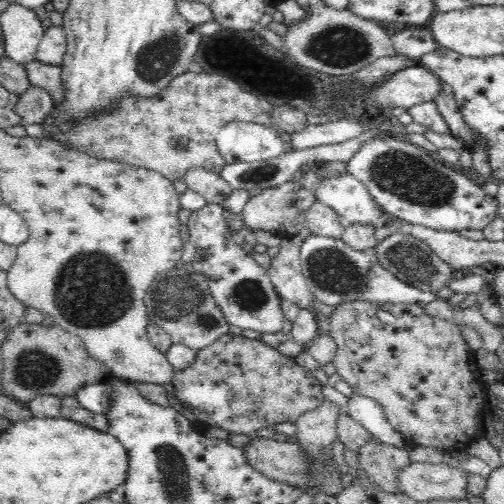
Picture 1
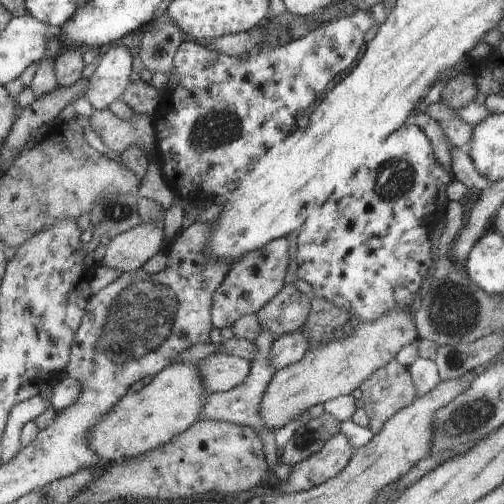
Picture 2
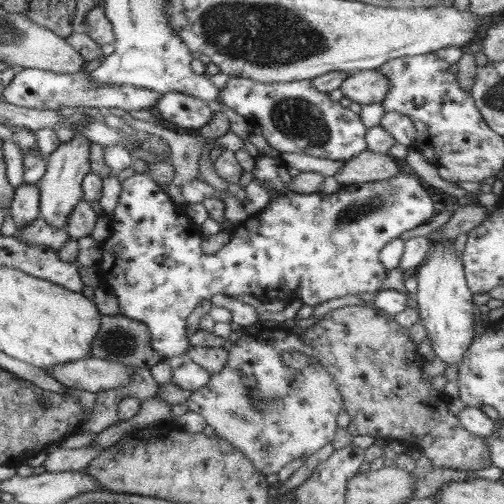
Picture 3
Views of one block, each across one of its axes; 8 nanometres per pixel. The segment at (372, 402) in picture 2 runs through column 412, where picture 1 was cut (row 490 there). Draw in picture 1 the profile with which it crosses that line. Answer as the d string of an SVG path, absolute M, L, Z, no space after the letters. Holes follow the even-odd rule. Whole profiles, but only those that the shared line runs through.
M370 438L360 448L360 466L368 474L370 482L386 494L402 494L398 482L398 470L404 470L410 462L410 448L396 448L384 444L378 438Z

